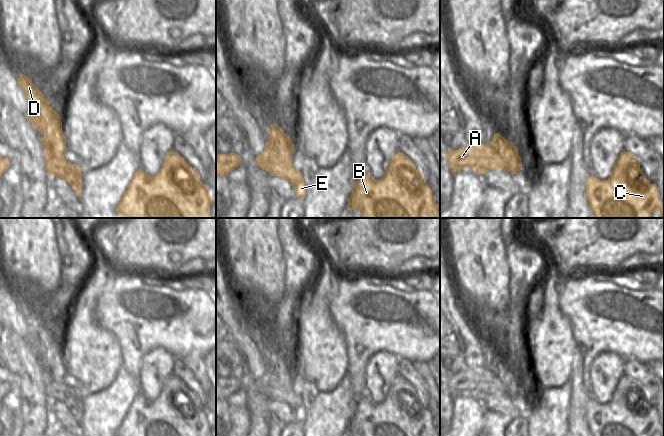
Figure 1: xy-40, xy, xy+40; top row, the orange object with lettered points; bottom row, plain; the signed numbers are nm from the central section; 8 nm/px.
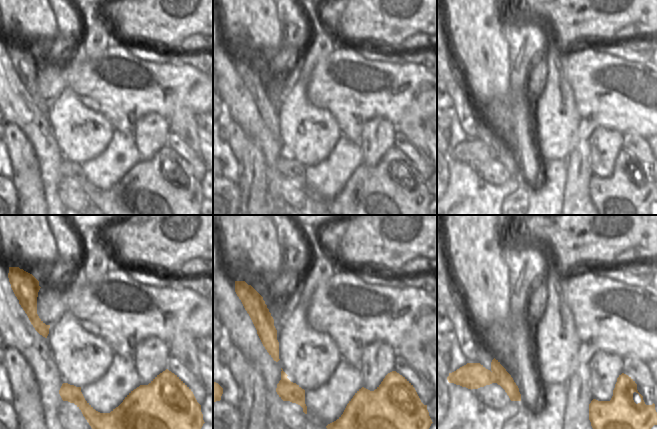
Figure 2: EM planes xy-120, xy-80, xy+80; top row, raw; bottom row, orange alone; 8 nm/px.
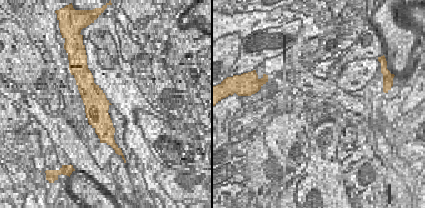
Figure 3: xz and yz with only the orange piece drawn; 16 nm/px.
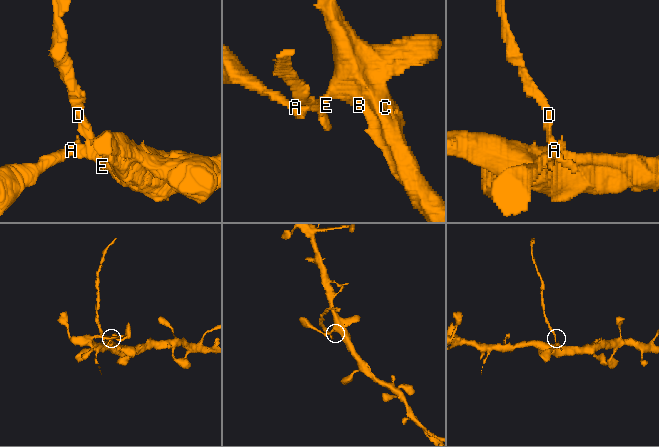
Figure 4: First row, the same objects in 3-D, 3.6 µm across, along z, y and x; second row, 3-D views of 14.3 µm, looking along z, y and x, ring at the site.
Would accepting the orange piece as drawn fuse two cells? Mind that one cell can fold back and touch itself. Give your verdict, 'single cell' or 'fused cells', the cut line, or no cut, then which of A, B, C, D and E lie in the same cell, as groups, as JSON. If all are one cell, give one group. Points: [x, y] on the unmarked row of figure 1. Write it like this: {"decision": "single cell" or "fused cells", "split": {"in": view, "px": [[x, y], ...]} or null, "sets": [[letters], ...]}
{"decision": "fused cells", "split": {"in": "xy+40", "px": [[489, 368], [503, 381], [509, 384], [520, 384]]}, "sets": [["A", "B", "C", "E"], ["D"]]}

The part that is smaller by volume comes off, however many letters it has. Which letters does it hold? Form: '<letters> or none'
D

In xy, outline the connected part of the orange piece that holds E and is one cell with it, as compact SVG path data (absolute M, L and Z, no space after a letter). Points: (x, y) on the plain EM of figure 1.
M265 371L264 375L256 381L256 387L270 400L285 402L296 413L296 420L304 423L306 408L302 397L292 386L285 386L277 374Z

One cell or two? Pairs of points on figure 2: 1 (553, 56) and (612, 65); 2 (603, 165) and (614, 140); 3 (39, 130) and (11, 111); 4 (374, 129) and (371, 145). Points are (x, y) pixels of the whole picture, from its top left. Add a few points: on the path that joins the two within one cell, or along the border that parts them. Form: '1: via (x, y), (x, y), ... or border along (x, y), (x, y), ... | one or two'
1: border along (561, 52), (562, 75), (566, 80) | two
2: via (603, 159), (605, 149), (608, 146) | one
3: via (32, 123), (18, 111) | one
4: via (374, 133), (374, 141) | one

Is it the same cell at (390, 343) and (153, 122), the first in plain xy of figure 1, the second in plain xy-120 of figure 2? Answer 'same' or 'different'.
different

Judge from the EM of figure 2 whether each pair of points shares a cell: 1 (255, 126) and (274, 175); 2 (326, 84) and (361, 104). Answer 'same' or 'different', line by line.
1: same
2: same

